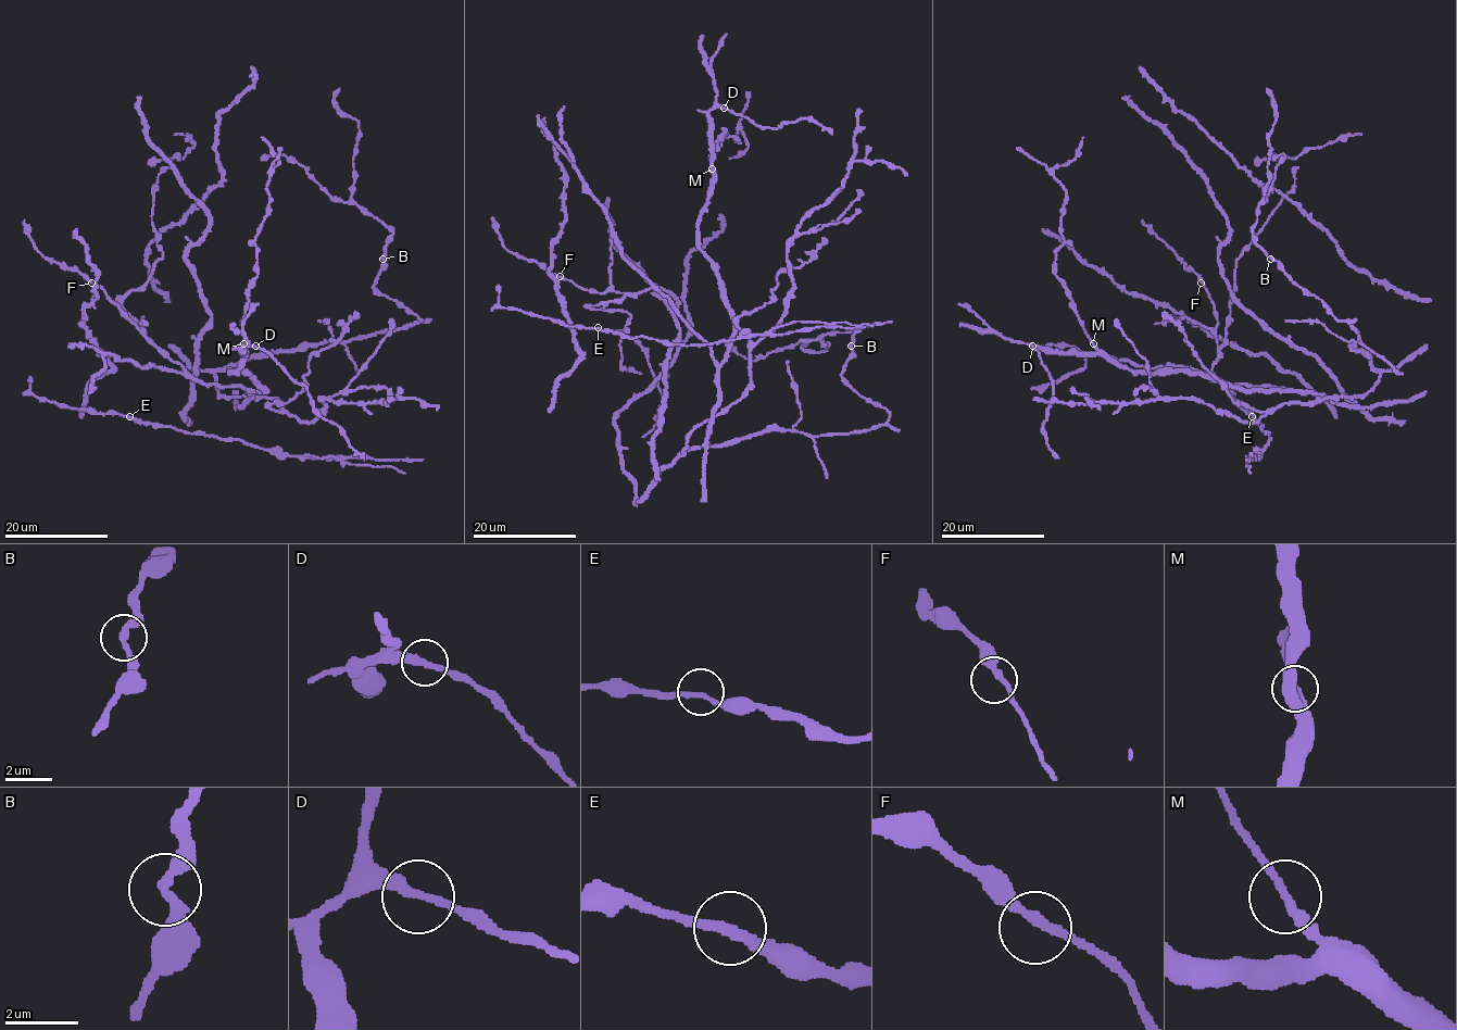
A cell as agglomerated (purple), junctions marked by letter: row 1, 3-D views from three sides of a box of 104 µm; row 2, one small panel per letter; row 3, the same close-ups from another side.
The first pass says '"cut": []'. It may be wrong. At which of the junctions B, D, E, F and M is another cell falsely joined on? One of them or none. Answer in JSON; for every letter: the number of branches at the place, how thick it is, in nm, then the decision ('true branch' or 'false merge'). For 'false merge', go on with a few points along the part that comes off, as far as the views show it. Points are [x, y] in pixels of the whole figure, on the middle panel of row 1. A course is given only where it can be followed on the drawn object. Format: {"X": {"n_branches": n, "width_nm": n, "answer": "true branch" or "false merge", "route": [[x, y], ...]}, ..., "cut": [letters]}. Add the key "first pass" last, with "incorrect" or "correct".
{"B": {"n_branches": 2, "width_nm": 240, "answer": "true branch"}, "D": {"n_branches": 2, "width_nm": 280, "answer": "true branch"}, "E": {"n_branches": 2, "width_nm": 240, "answer": "true branch"}, "F": {"n_branches": 2, "width_nm": 240, "answer": "true branch"}, "M": {"n_branches": 2, "width_nm": 240, "answer": "true branch"}, "cut": [], "first pass": "correct"}

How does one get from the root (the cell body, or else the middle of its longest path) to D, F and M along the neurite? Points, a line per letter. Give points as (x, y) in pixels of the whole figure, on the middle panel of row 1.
D: (719, 397), (733, 314), (700, 248), (699, 215), (713, 178), (708, 112), (723, 109)
F: (719, 397), (717, 365), (712, 348), (656, 288), (633, 293), (610, 290), (591, 292), (560, 276)
M: (719, 397), (719, 365), (733, 333), (733, 314), (699, 238), (713, 167)

